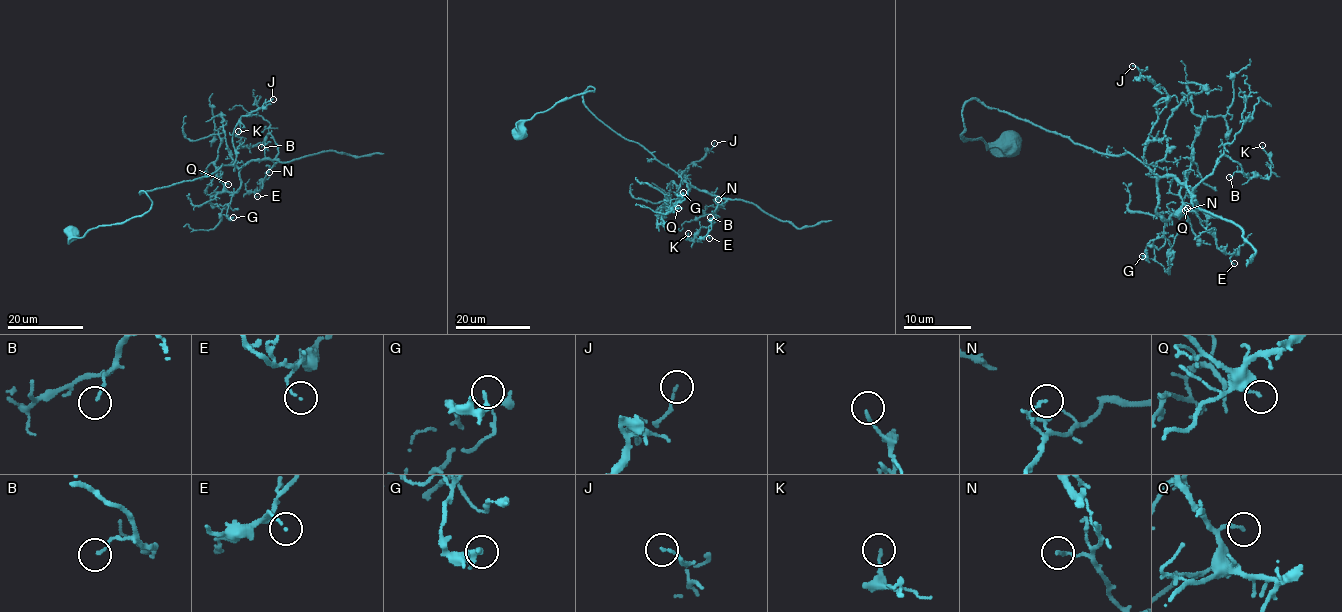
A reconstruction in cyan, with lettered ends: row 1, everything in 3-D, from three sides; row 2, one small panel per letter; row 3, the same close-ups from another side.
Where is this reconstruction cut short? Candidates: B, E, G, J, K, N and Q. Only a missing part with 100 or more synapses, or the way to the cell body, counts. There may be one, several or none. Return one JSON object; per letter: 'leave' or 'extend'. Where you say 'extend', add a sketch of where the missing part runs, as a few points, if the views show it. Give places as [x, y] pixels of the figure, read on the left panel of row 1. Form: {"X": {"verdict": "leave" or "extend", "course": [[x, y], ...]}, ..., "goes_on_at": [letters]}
{"B": {"verdict": "leave"}, "E": {"verdict": "leave"}, "G": {"verdict": "leave"}, "J": {"verdict": "leave"}, "K": {"verdict": "leave"}, "N": {"verdict": "leave"}, "Q": {"verdict": "leave"}, "goes_on_at": []}

